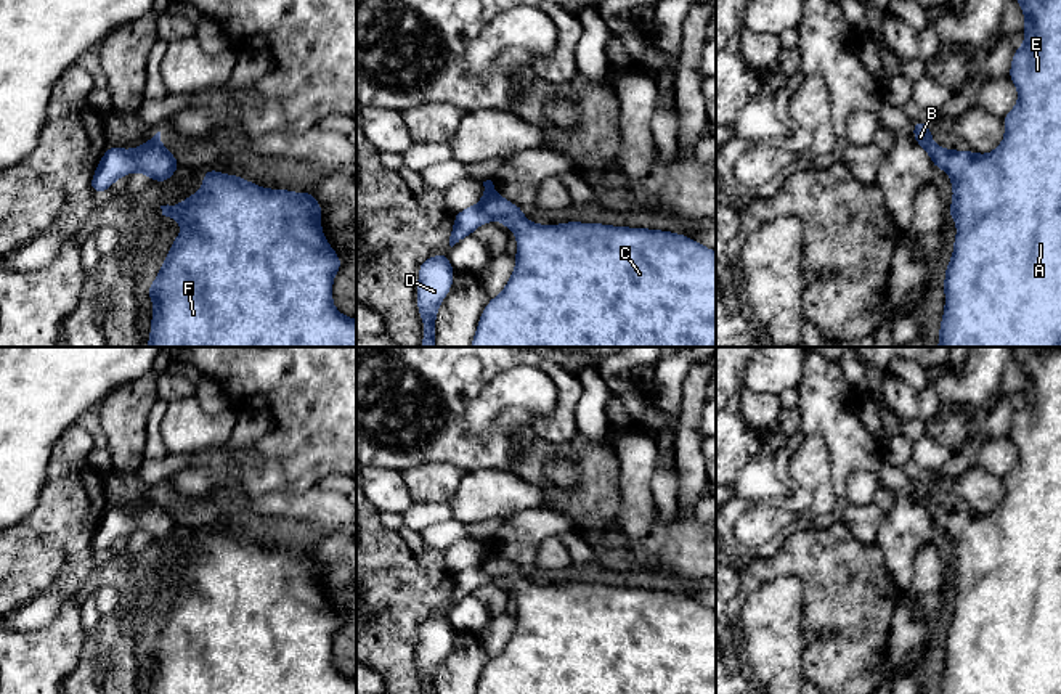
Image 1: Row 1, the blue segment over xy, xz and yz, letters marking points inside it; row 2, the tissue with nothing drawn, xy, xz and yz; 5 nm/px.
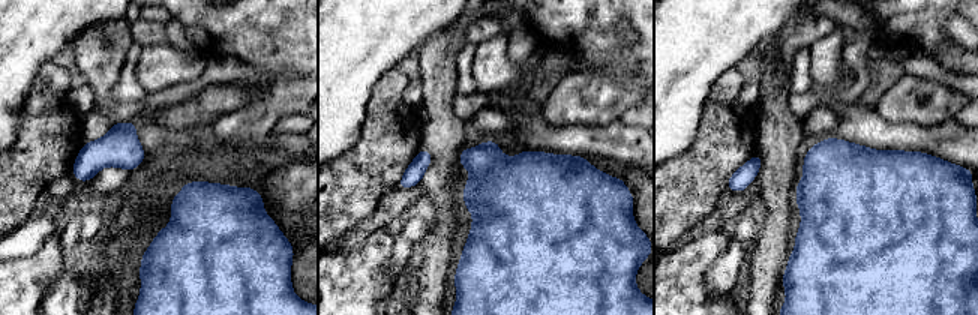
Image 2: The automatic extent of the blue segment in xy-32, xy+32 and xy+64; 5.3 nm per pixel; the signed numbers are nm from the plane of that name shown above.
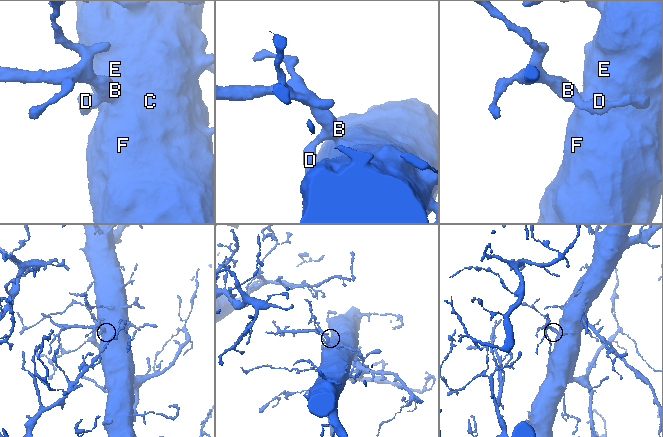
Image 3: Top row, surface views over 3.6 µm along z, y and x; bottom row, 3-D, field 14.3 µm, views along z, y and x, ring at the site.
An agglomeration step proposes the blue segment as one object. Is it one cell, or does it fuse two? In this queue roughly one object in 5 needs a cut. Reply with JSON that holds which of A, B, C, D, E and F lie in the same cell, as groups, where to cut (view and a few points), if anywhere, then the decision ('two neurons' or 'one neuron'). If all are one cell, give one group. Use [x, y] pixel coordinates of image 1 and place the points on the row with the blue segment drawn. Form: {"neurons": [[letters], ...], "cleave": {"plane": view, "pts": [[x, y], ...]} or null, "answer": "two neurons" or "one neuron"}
{"neurons": [["A", "B", "C", "D", "E", "F"]], "cleave": null, "answer": "one neuron"}

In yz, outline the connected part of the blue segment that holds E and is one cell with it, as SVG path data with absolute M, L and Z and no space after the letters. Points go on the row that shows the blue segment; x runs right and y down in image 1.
M1018 0L1026 18L1026 43L1014 51L1010 79L1018 87L1018 104L1002 119L1003 141L990 154L937 148L926 122L913 119L913 140L929 154L934 169L949 174L953 190L949 215L957 223L953 254L945 267L945 308L937 347L1061 347L1061 0Z

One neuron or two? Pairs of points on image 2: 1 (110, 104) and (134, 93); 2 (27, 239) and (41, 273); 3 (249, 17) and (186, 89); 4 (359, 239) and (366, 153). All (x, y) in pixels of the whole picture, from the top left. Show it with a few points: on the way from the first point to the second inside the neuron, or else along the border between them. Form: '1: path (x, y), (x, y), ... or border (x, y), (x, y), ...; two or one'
1: path (116, 99), (122, 93), (128, 93); one
2: border (57, 236), (51, 236), (35, 252), (15, 258); two
3: border (209, 54), (233, 54), (249, 65); two
4: border (366, 222), (344, 234), (333, 245); two

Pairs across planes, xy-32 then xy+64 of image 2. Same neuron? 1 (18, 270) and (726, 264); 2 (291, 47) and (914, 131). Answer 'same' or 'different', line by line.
1: different
2: different

